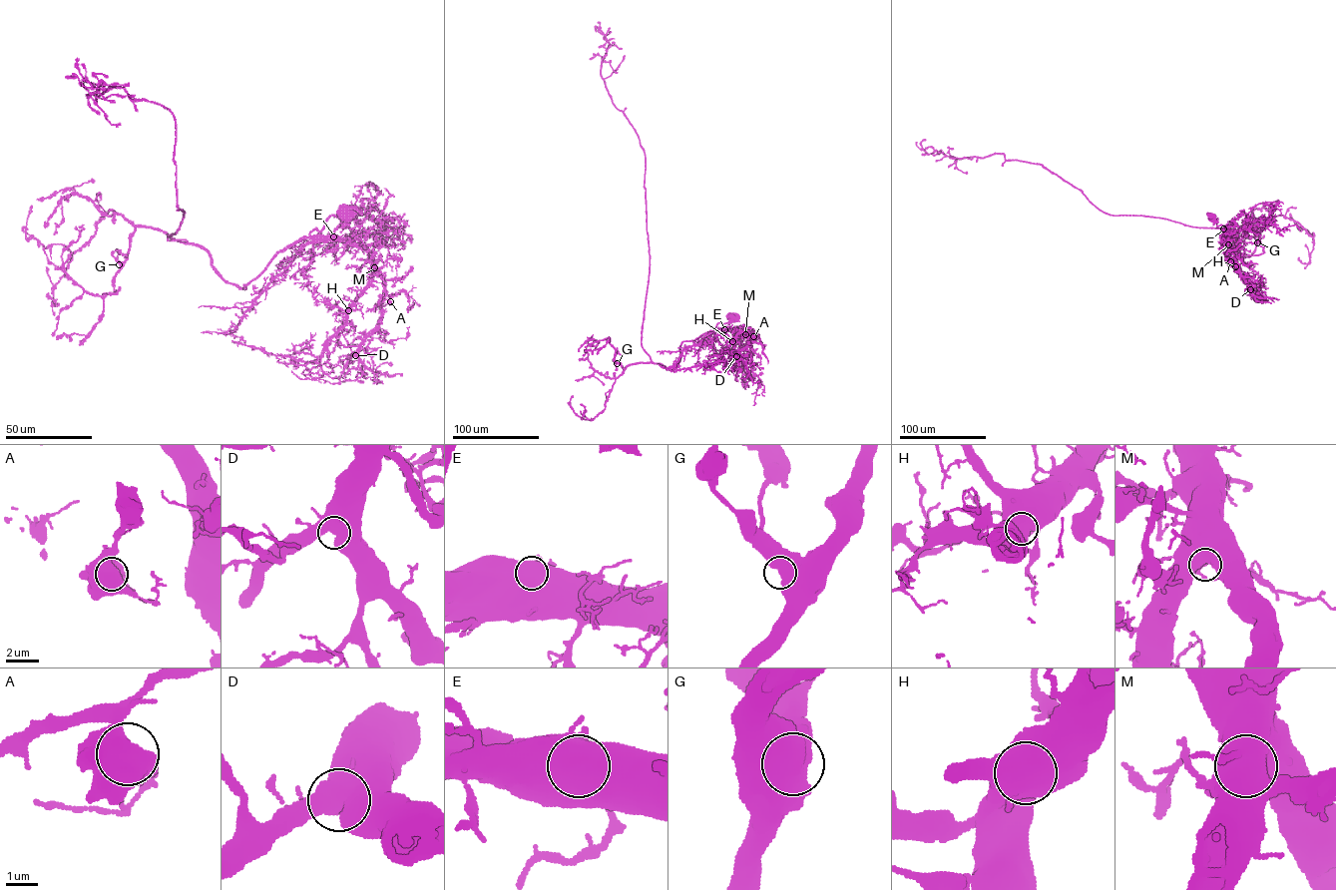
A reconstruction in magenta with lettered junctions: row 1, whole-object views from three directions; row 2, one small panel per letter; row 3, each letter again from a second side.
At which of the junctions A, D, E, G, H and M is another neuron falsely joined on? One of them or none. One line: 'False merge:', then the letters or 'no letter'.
False merge: no letter

